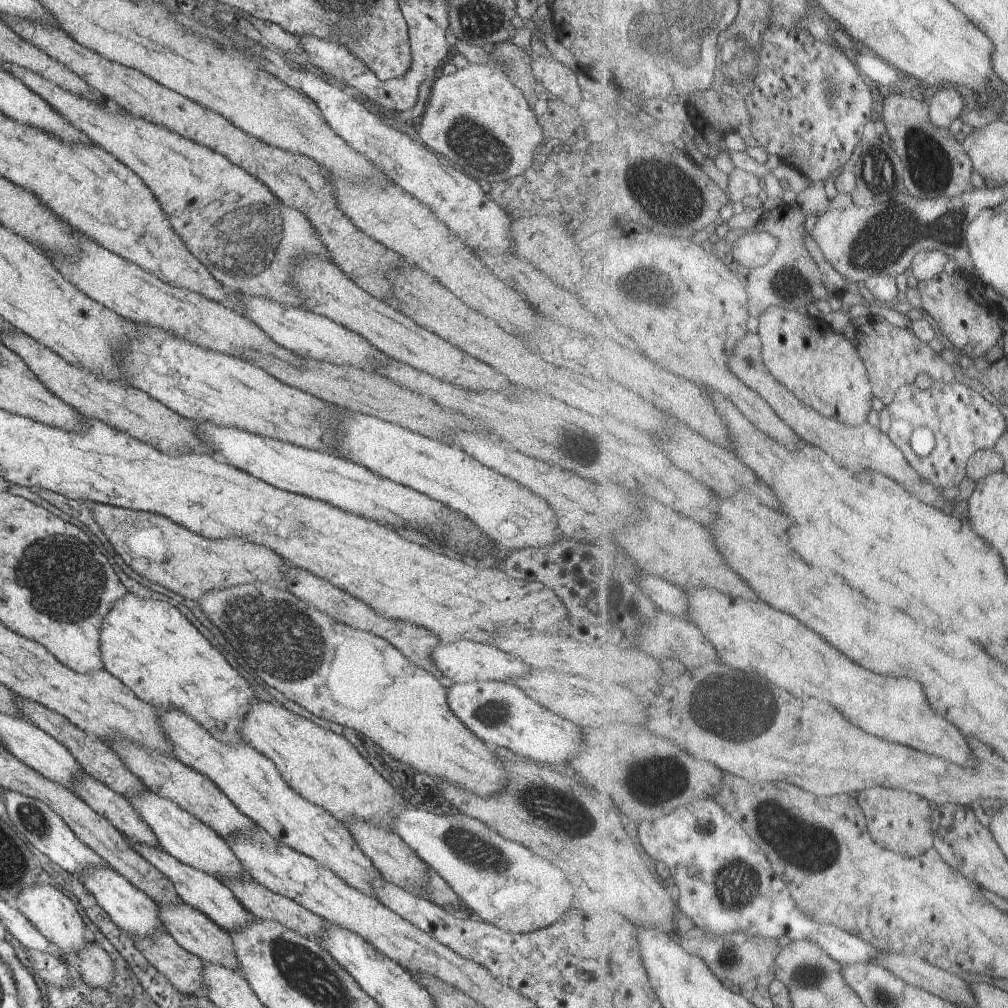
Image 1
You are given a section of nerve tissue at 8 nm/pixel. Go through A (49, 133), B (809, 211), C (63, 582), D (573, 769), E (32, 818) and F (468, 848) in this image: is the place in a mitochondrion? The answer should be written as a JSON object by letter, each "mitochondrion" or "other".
{"A":"other","B":"other","C":"mitochondrion","D":"other","E":"mitochondrion","F":"mitochondrion"}

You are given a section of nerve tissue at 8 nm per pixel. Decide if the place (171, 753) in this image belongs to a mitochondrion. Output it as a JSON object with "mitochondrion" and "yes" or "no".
{"mitochondrion":"no"}

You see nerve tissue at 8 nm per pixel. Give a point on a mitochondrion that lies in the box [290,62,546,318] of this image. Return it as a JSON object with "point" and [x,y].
{"point":[482,150]}

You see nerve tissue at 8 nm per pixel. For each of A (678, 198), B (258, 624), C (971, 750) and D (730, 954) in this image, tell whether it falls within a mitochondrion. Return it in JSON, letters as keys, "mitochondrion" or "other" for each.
{"A":"mitochondrion","B":"mitochondrion","C":"other","D":"mitochondrion"}

